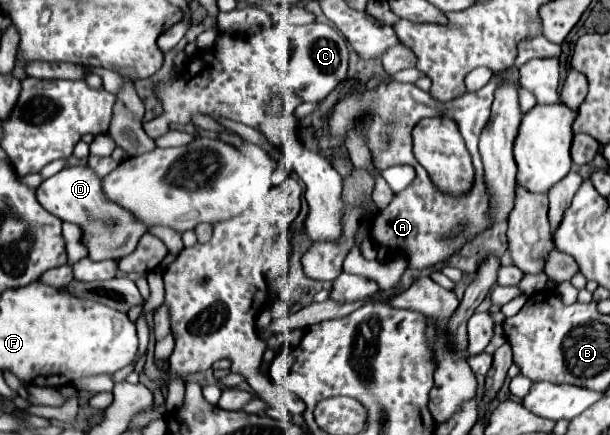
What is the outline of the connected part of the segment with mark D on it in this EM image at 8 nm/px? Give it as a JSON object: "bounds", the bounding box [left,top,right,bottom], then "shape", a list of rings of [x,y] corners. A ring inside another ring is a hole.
{"bounds":[38,166,146,260],"shape":[[[70,166],[52,178],[46,178],[38,188],[40,204],[64,222],[72,222],[82,230],[82,244],[88,248],[90,260],[122,260],[132,254],[138,240],[146,234],[146,224],[124,206],[108,200],[102,188],[102,178],[88,166]]]}

